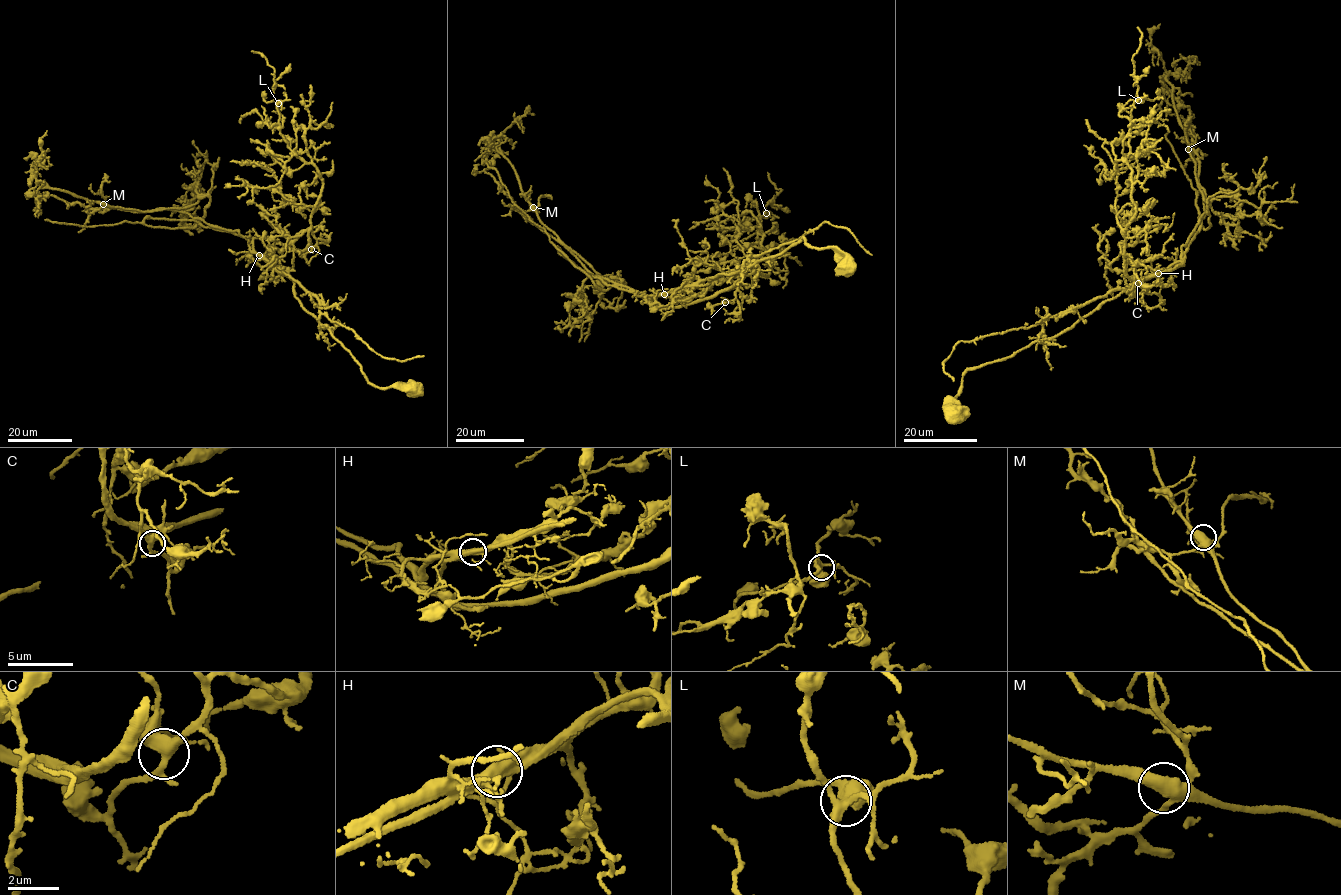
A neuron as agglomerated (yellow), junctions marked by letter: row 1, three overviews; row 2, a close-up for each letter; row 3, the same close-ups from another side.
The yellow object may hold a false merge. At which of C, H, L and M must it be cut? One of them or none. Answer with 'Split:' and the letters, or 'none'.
Split: H

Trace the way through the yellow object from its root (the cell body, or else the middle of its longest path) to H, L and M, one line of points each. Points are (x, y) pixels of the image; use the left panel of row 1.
H: (415, 387), (372, 385), (348, 350), (302, 307), (290, 278), (272, 269), (259, 254)
L: (415, 387), (372, 385), (266, 261), (291, 270), (293, 240), (310, 227), (323, 185), (281, 134), (278, 103)
M: (415, 387), (372, 385), (302, 307), (290, 278), (252, 252), (243, 236), (176, 210), (103, 204)

